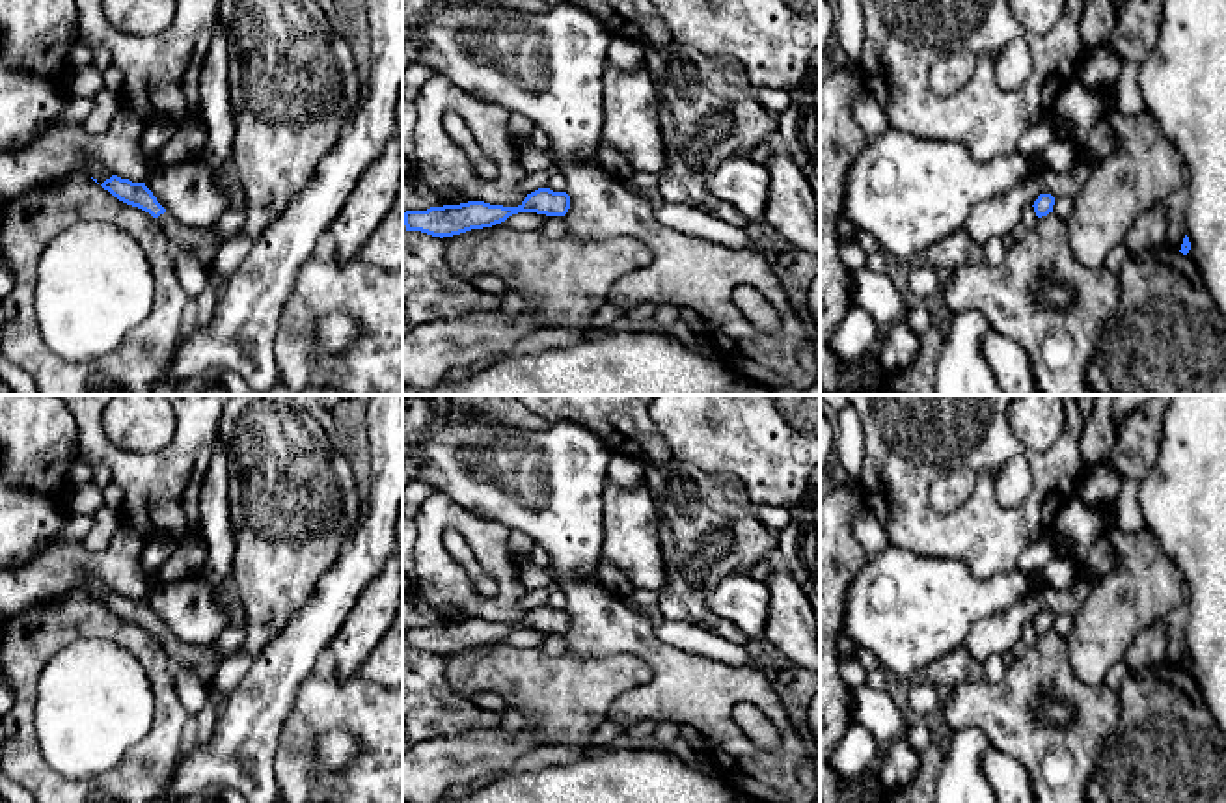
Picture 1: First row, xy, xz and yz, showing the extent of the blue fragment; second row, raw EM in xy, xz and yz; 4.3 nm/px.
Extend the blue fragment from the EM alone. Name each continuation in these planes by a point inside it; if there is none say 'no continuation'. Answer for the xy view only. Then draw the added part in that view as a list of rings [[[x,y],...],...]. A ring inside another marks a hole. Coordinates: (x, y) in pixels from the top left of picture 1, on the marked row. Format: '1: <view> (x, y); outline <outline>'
1: xy (172, 228); outline [[[170,212],[160,214],[157,222],[171,242],[183,242],[192,246],[203,246],[207,242],[207,235],[201,229],[181,225]]]

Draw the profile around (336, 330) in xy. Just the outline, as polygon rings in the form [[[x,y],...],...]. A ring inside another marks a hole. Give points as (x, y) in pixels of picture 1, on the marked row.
[[[328,313],[317,328],[319,345],[324,354],[343,354],[363,332],[358,319],[347,313]]]

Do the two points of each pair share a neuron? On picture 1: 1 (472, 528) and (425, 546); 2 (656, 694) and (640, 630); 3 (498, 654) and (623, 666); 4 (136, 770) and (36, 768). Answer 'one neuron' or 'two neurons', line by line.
1: one neuron
2: one neuron
3: one neuron
4: one neuron

